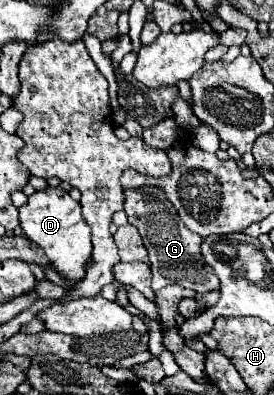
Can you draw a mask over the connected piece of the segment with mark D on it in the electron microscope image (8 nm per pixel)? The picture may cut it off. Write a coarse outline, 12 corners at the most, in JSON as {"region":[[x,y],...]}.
{"region":[[47,186],[19,208],[23,234],[75,284],[91,258],[81,204]]}

